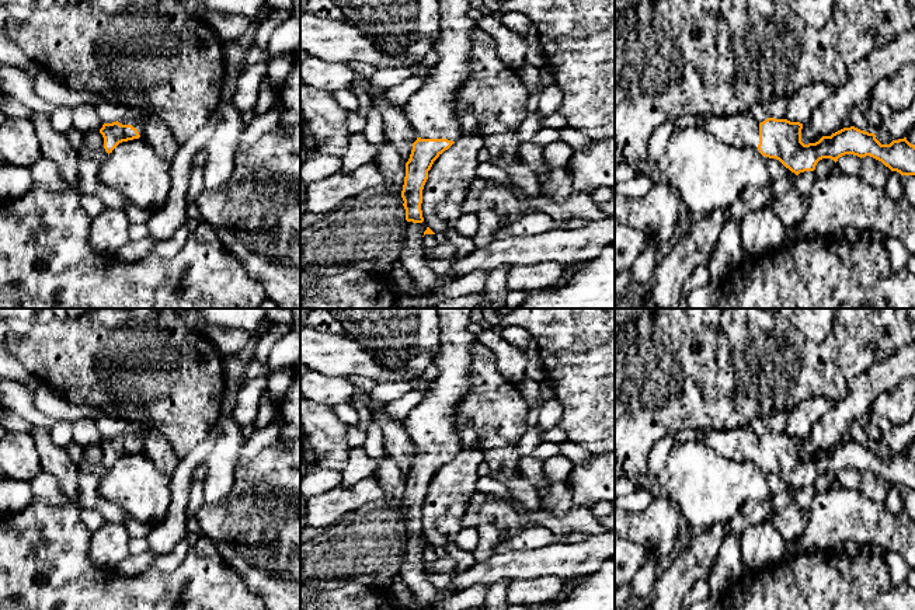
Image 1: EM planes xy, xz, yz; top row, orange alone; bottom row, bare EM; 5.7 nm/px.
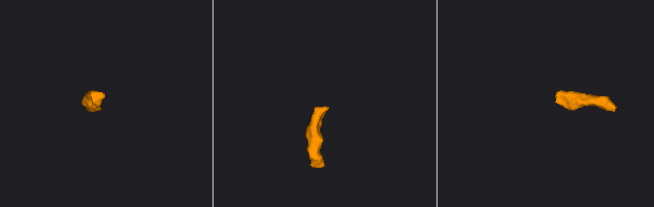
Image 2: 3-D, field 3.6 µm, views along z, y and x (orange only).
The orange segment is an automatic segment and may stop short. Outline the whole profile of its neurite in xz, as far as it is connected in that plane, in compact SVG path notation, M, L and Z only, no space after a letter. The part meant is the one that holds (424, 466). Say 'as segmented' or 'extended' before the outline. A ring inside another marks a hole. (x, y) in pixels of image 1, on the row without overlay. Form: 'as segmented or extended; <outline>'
extended; M436 309L439 316L439 352L434 363L439 373L424 400L404 421L404 431L417 447L406 477L401 505L406 534L422 537L422 503L434 475L460 450L455 425L456 408L470 381L472 346L477 337L469 331L470 309Z

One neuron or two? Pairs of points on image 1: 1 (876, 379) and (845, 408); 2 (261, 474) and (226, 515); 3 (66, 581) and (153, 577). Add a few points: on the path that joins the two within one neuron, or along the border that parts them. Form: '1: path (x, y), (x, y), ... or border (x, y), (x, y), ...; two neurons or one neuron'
1: path (869, 386), (852, 403); one neuron
2: path (257, 484), (236, 505); one neuron
3: path (87, 586), (132, 586); one neuron

